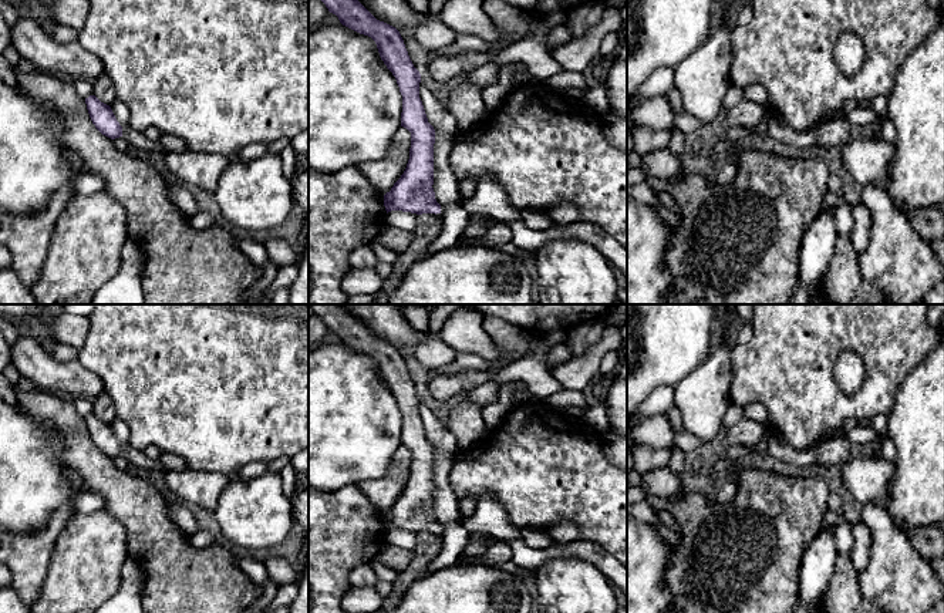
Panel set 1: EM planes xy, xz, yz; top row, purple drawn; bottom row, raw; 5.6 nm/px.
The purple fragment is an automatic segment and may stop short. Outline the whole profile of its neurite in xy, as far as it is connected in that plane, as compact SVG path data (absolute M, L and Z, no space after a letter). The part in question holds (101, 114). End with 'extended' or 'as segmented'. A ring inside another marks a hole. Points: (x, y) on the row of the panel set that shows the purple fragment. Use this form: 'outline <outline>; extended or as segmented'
outline M95 95L85 98L85 104L92 124L102 135L111 139L125 137L132 146L145 151L163 151L159 141L149 139L144 132L134 129L131 125L121 127L111 107L101 102Z; extended

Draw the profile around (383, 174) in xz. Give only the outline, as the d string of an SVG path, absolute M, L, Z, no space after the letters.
M399 127L384 158L364 161L357 168L365 175L377 192L385 195L404 174L409 159L409 148L411 132Z

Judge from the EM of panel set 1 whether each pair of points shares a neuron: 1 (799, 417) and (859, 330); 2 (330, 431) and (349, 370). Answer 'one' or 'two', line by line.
1: one
2: one

